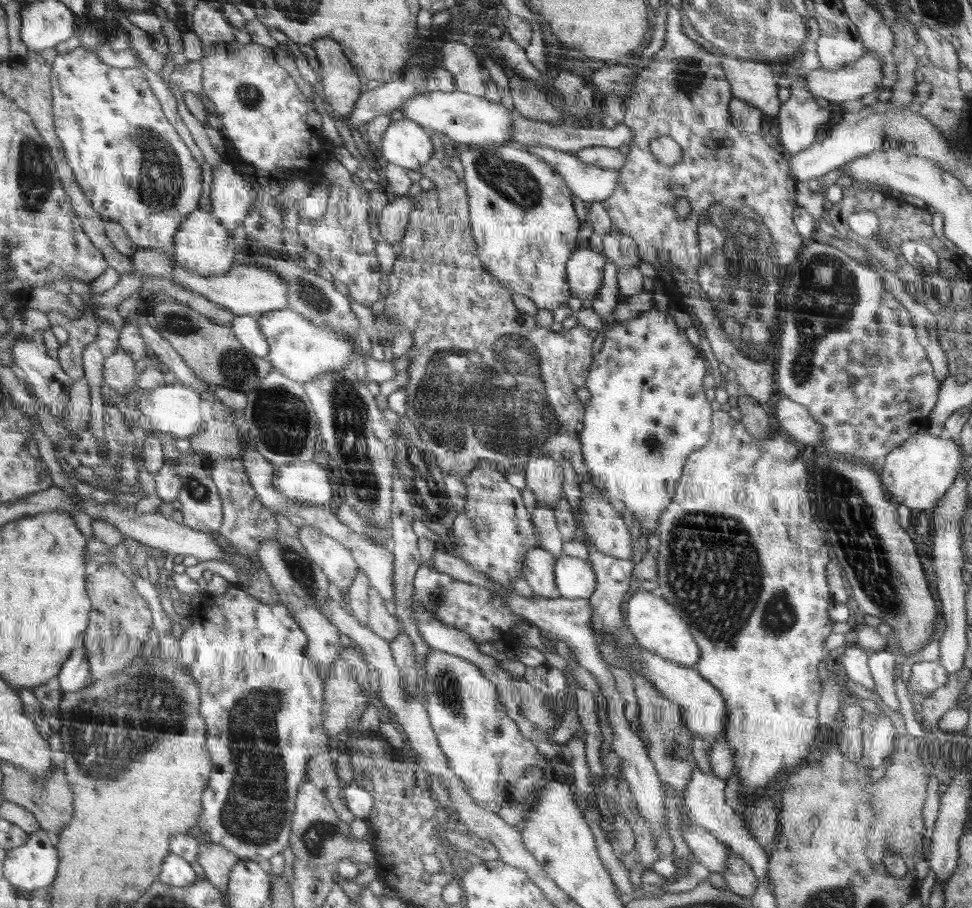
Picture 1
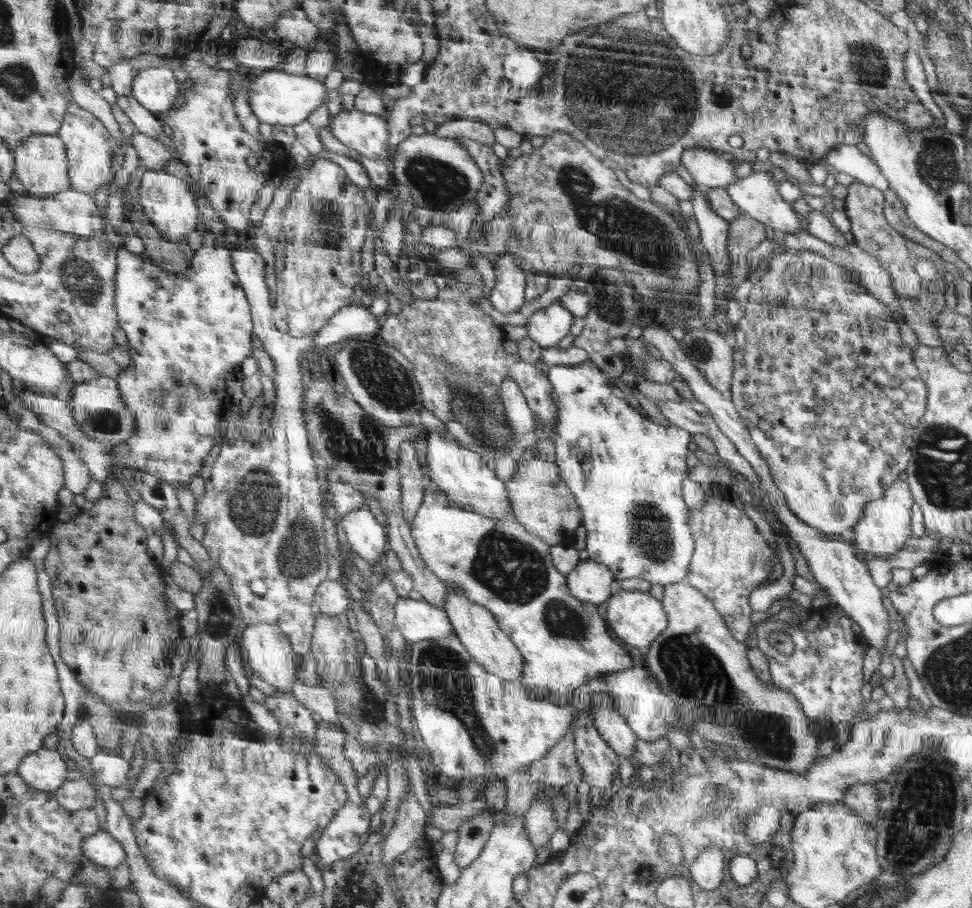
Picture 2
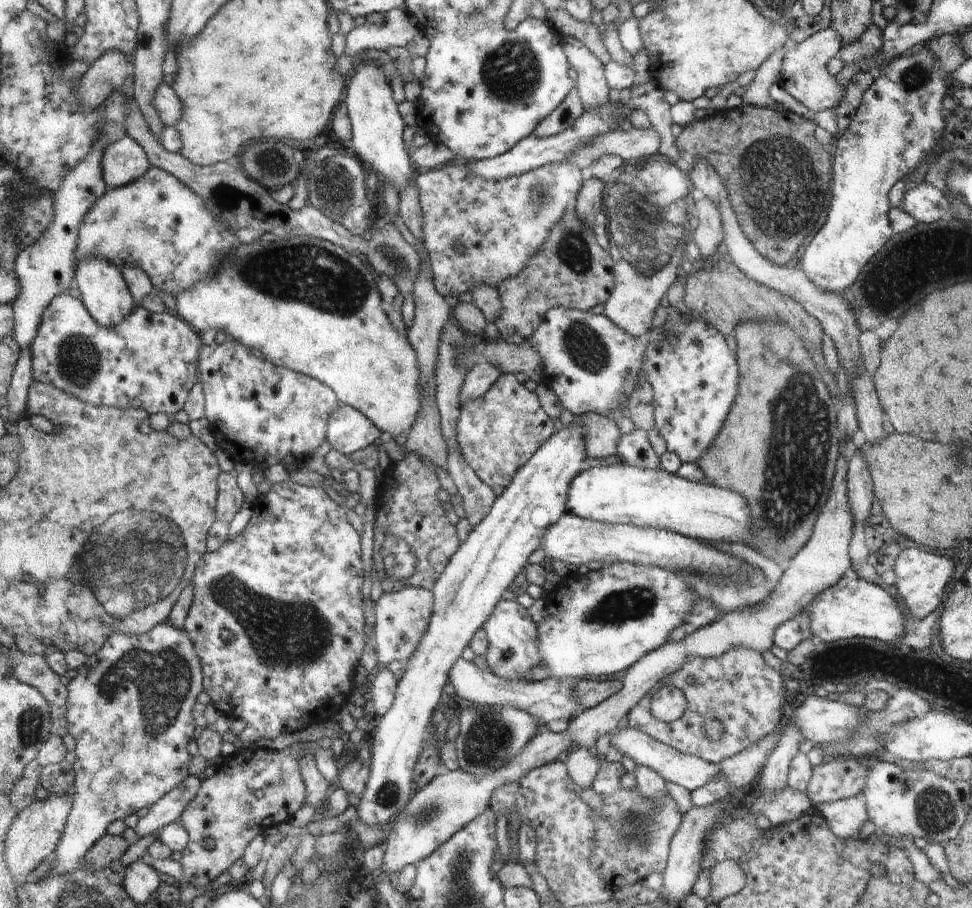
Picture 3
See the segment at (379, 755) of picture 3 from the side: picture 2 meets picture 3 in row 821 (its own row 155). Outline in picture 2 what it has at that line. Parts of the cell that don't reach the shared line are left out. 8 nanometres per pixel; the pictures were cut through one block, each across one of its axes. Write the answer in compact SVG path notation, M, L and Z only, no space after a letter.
M354 108L329 120L326 127L334 138L364 159L388 163L388 156L391 156L389 122L382 120L380 115Z

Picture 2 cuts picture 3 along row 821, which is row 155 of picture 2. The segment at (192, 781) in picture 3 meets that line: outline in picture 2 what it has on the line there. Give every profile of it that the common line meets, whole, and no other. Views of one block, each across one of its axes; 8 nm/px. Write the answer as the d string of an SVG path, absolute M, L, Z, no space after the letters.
M138 130L132 135L132 144L139 157L138 166L144 166L149 171L165 170L172 160L181 161L173 148L162 139L150 137Z

